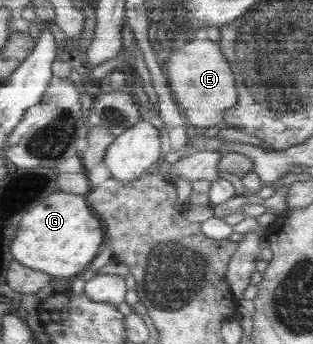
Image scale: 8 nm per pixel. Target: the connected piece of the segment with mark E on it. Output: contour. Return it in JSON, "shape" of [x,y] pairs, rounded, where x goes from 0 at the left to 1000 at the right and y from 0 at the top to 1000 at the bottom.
{"shape":[[[668,113],[578,125],[550,142],[534,183],[543,267],[588,343],[626,369],[671,372],[706,352],[712,323],[748,311],[760,265],[738,218],[738,189],[719,177],[696,125]]]}

